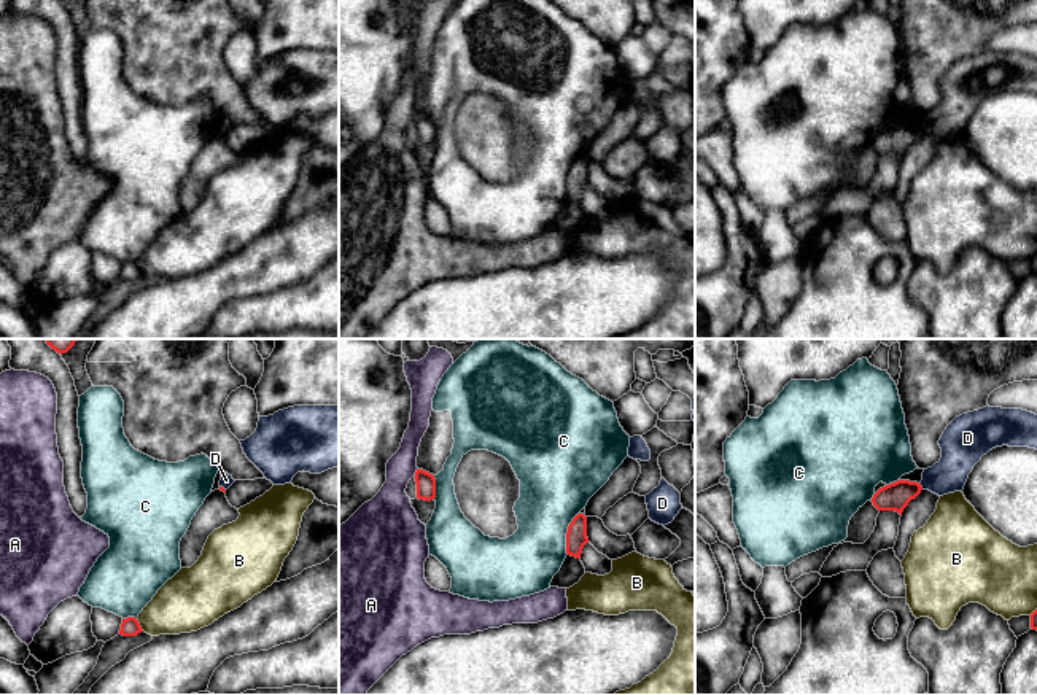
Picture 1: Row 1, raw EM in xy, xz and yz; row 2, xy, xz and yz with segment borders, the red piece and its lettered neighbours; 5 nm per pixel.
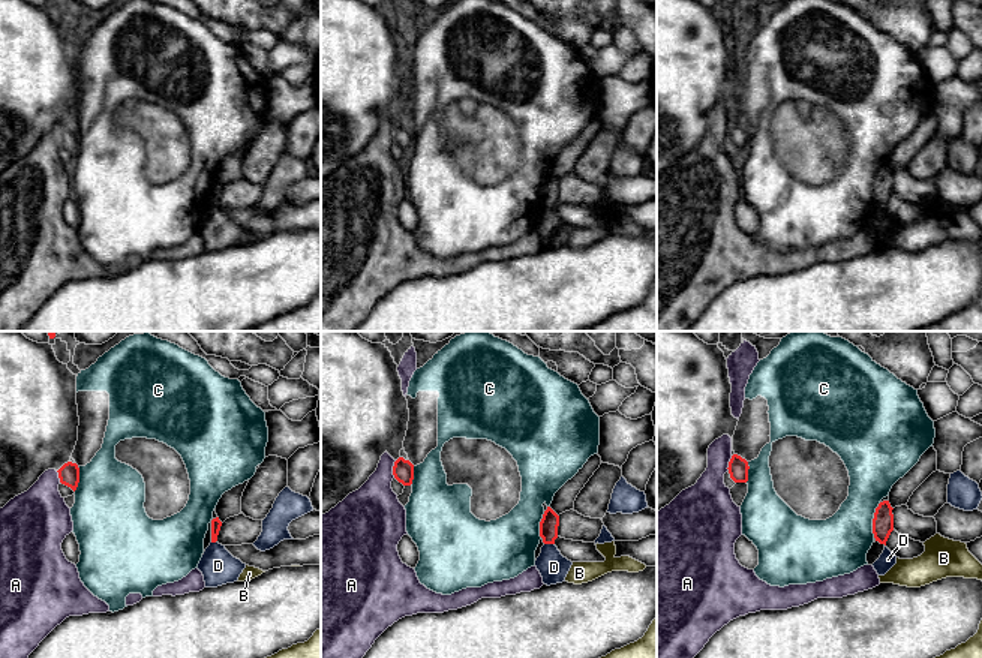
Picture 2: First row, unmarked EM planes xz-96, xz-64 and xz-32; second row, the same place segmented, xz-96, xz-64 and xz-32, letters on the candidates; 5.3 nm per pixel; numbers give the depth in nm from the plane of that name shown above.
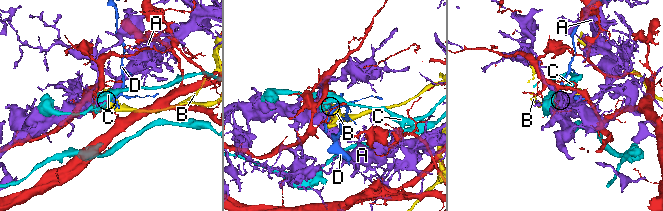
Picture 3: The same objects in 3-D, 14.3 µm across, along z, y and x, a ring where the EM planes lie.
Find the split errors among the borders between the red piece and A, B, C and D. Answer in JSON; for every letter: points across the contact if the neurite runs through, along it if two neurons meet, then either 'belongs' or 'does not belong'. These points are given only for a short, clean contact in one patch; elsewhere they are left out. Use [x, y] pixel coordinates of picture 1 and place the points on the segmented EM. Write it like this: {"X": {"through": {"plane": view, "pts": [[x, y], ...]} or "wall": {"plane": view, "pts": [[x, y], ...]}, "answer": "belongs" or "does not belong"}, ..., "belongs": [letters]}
{"A": {"answer": "does not belong"}, "B": {"answer": "does not belong"}, "C": {"answer": "does not belong"}, "D": {"wall": {"plane": "yz", "pts": [[920, 484], [923, 489]]}, "answer": "does not belong"}, "belongs": []}

